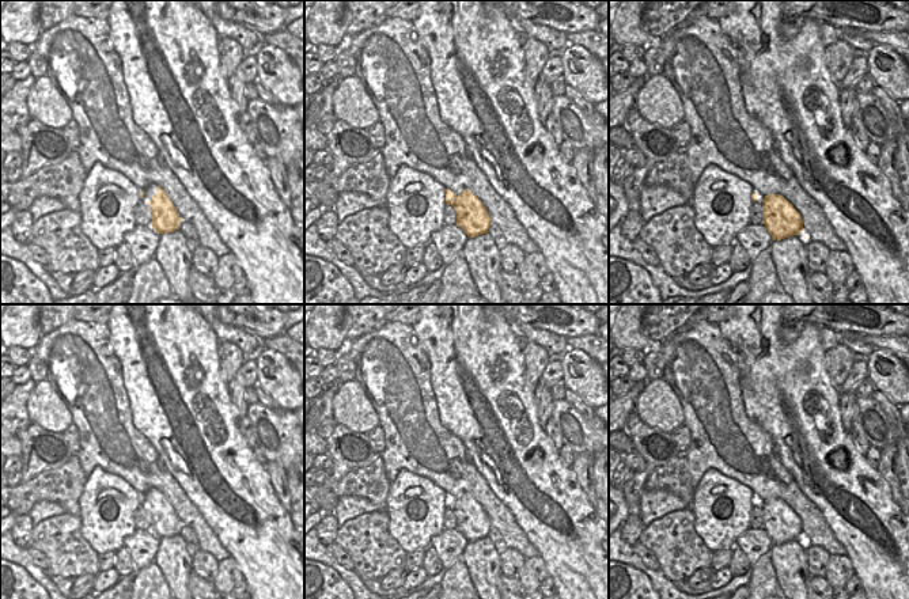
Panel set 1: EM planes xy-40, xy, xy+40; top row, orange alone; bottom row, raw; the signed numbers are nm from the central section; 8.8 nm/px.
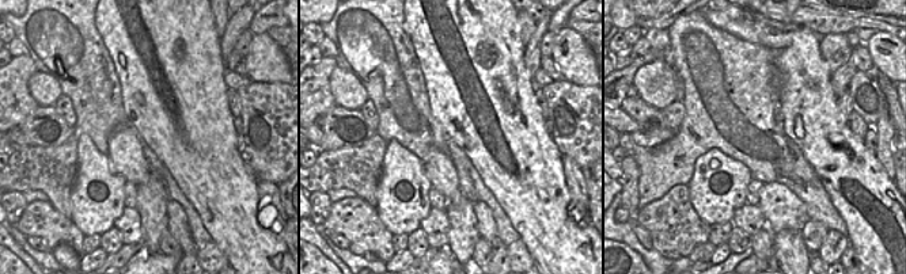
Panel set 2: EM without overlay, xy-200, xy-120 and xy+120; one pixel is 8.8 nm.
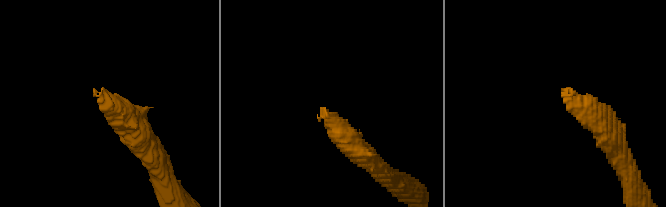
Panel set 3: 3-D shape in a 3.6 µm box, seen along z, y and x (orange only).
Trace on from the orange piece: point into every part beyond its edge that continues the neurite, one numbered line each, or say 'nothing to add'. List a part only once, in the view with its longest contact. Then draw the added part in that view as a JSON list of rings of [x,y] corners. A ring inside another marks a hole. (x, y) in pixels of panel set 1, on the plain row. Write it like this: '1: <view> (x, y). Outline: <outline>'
1: xy-40 (151, 495). Outline: [[[149,489],[147,493],[143,494],[143,503],[141,507],[149,513],[151,509],[147,507],[152,504],[152,501],[156,498],[158,489]]]

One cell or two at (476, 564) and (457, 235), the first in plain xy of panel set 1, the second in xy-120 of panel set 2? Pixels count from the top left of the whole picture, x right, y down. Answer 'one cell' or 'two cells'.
one cell

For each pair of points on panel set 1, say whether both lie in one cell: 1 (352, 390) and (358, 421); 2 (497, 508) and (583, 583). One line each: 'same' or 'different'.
1: same
2: different

